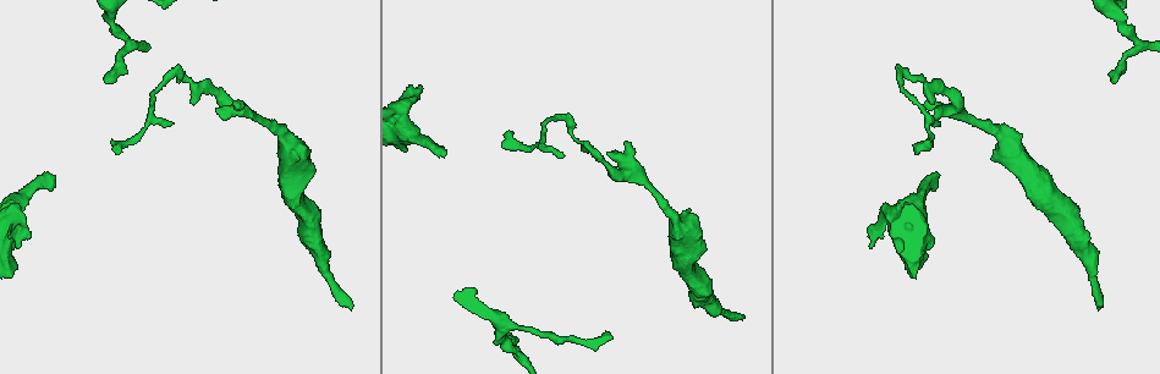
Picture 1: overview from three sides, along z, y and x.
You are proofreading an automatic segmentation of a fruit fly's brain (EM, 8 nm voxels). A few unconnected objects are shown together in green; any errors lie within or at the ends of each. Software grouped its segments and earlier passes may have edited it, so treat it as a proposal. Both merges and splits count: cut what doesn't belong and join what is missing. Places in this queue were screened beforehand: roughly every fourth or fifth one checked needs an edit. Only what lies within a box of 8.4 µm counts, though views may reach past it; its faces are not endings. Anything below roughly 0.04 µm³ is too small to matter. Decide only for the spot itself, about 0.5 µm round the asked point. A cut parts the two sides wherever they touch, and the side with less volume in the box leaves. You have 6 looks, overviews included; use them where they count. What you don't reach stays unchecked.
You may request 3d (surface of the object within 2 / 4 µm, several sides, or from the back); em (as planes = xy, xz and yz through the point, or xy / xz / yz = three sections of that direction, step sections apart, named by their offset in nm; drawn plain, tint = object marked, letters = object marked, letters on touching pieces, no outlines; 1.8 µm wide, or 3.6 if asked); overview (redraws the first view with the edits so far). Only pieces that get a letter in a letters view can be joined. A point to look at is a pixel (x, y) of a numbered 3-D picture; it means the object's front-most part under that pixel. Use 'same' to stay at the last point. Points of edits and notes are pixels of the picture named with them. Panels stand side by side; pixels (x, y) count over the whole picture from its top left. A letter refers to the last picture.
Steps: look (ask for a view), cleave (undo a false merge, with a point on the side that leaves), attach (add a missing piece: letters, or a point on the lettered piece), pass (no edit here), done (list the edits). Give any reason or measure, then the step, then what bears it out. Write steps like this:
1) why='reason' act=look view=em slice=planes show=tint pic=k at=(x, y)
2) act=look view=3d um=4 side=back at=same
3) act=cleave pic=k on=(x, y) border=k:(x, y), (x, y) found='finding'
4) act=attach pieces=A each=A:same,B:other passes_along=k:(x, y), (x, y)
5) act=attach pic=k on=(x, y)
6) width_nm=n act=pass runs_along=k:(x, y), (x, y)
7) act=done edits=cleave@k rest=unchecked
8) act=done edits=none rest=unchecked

why='two arms in line, one across' act=look view=em slice=planes show=letters pic=1 at=(502, 335)

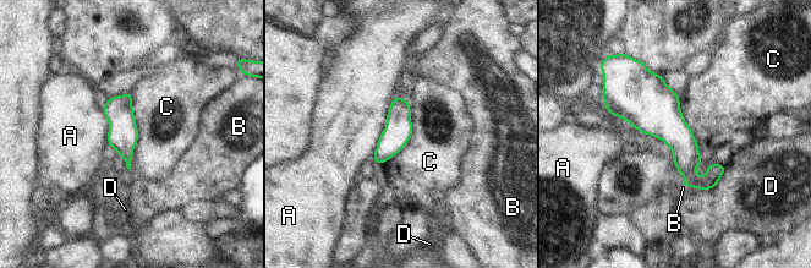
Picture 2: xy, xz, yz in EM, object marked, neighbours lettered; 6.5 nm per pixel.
act=pass each=A:other,B:other,C:other,D:other border=2:(130, 92), (138, 135), (131, 170) found='one neuron here'

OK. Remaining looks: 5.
why='an open end' act=look view=em um=3.6 slice=planes show=letters pic=1 at=(444, 155)

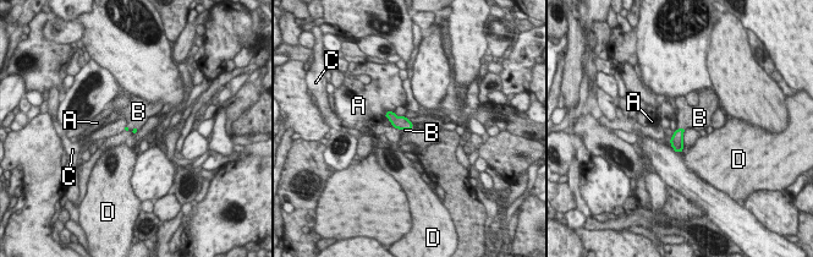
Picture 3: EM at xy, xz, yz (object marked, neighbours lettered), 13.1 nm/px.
act=attach pieces=B each=A:other,B:same,C:other,D:other passes_along=3:(676, 141), (682, 129), (697, 118) found='the neuron continues'

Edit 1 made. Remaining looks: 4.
why='an open end' act=look view=em slice=yz step=4 show=letters pic=1 at=(408, 88)

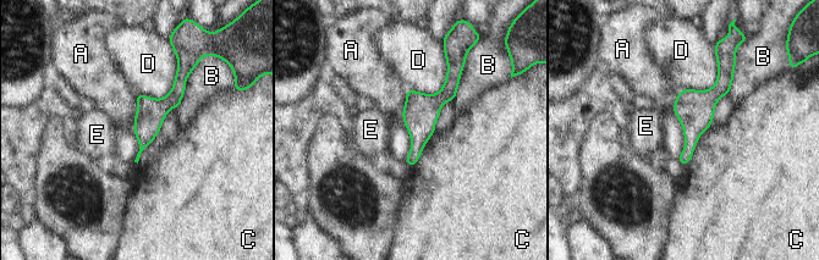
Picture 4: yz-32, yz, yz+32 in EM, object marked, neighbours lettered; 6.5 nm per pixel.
longest_contact=D:380nm act=pass each=A:other,B:other,C:other,D:other,E:other runs_along=4:(720, 65), (683, 160) found='none of them fits'

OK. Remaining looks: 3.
act=done edits=attach@3 rest=unchecked

